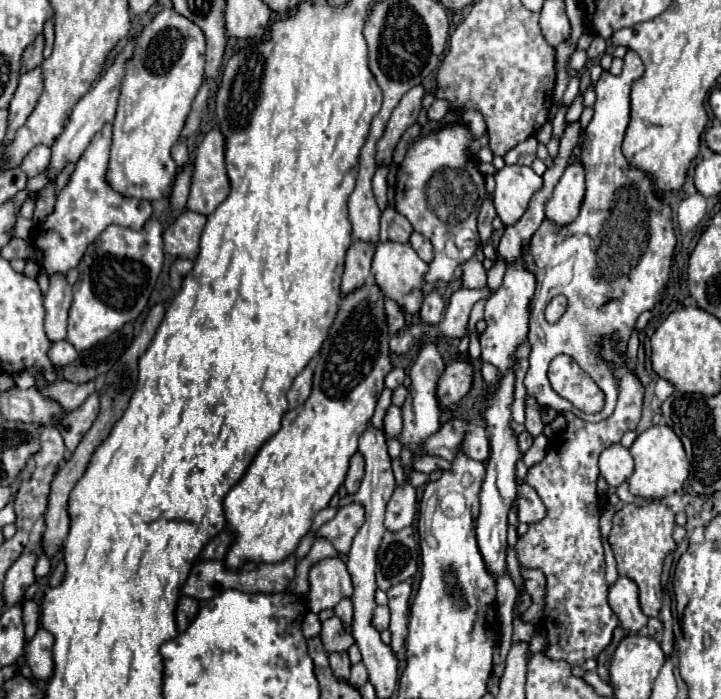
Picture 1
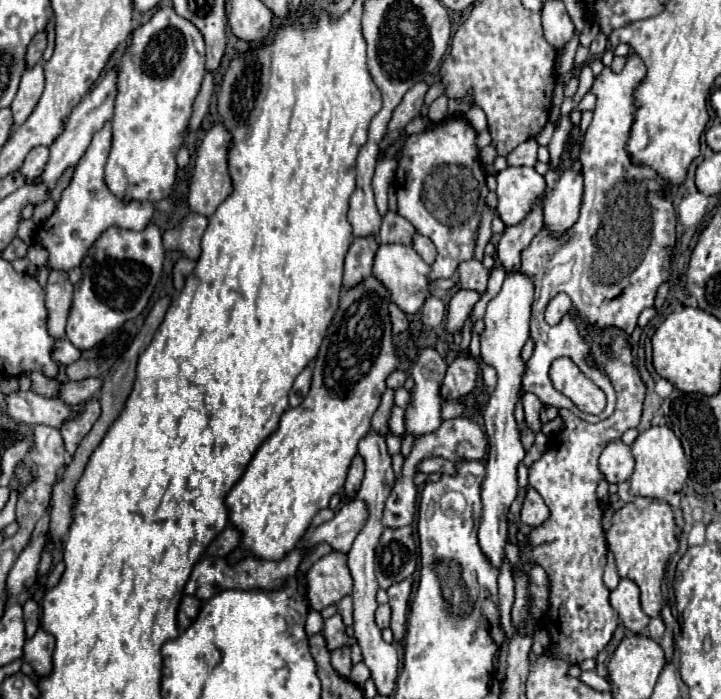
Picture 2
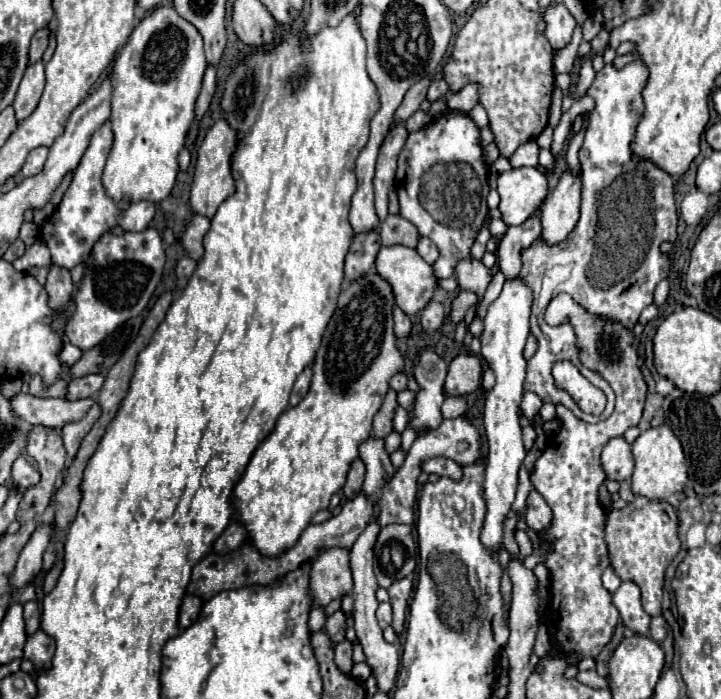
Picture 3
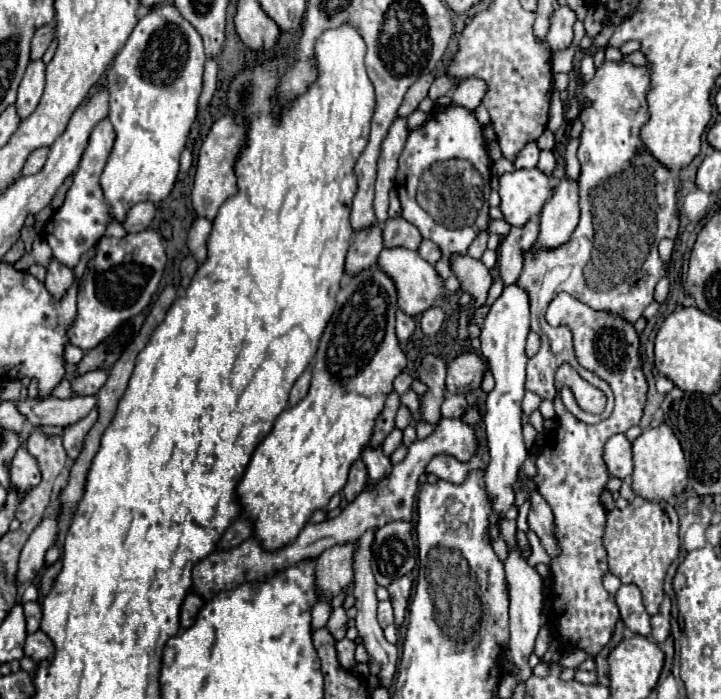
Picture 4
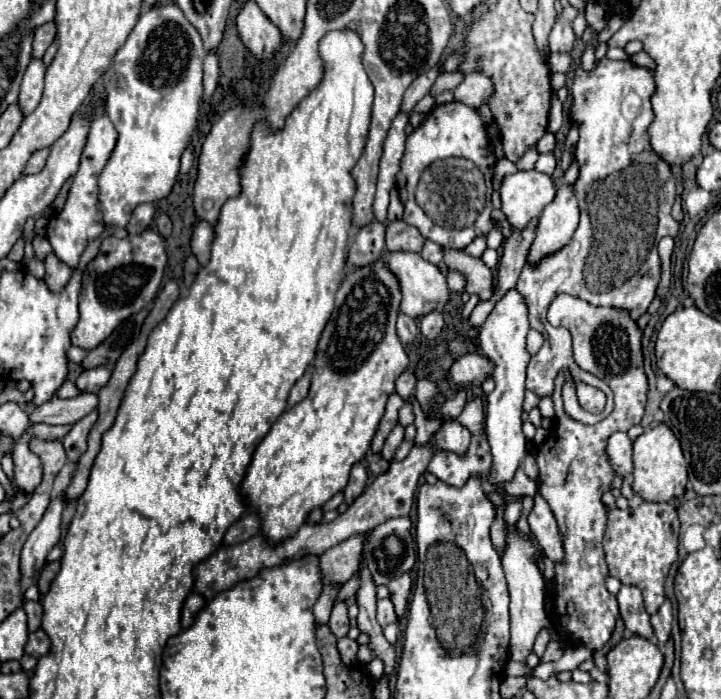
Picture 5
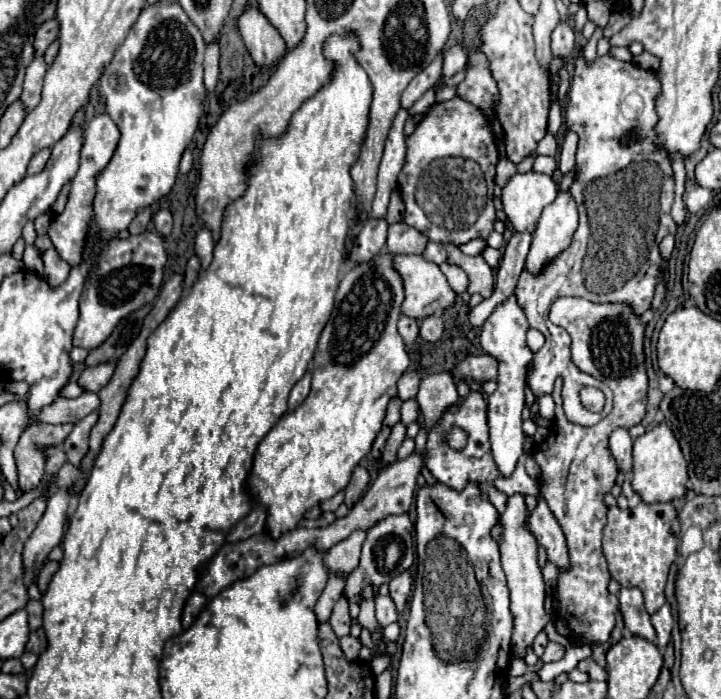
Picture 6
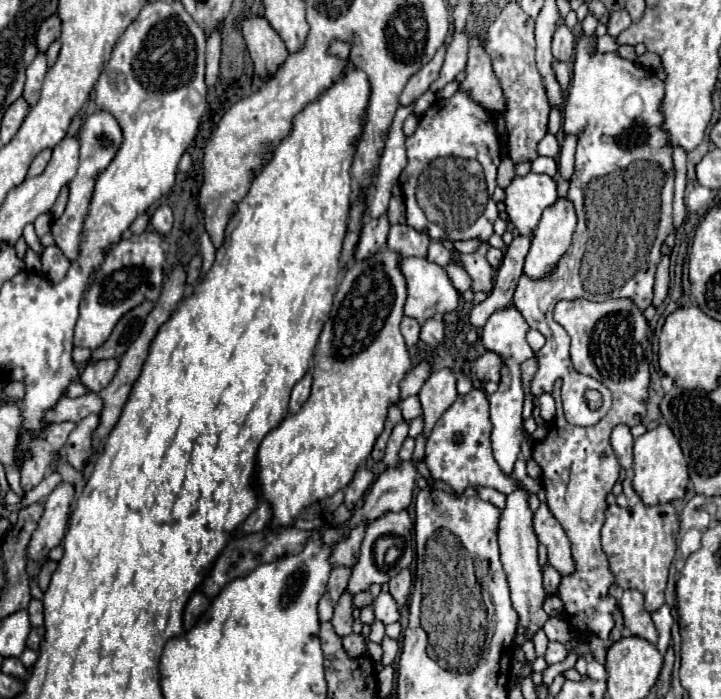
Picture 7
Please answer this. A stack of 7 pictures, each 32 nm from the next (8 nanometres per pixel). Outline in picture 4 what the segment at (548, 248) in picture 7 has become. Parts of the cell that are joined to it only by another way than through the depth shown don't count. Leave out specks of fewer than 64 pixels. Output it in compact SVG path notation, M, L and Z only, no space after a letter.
M562 178L554 188L552 198L542 206L540 212L540 236L536 248L556 248L568 242L580 216L578 206L578 182Z

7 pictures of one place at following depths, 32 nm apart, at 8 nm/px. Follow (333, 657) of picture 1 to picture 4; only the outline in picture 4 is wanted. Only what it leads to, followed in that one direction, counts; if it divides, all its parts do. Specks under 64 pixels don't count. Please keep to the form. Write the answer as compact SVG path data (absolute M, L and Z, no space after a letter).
M344 638L344 640L340 640L340 642L336 644L338 662L340 662L340 666L342 666L344 670L352 670L354 664L356 664L356 660L354 660L354 648L356 648L356 644L354 644L352 640L348 640L348 638Z

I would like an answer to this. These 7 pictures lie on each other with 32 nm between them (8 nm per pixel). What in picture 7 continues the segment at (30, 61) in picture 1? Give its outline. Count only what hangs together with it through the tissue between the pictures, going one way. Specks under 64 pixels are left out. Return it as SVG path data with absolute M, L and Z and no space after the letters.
M56 14L50 16L40 26L38 36L36 36L36 48L38 48L38 52L46 52L46 48L60 36L60 28L62 28L62 24L60 24L60 18Z

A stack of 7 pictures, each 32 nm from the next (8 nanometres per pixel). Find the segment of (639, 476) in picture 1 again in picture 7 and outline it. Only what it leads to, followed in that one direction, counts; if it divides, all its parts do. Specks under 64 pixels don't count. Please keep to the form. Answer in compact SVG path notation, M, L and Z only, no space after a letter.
M666 424L648 430L640 438L634 440L634 480L632 486L644 504L666 504L672 500L680 500L686 494L688 484L688 464L680 450L678 440Z

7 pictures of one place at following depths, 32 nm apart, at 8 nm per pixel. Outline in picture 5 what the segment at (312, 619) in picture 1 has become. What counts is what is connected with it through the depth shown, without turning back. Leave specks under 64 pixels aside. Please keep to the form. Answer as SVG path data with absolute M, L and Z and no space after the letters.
M328 586L328 588L324 588L322 596L314 604L314 622L316 622L316 626L328 624L328 618L330 618L330 612L332 612L332 606L334 606L334 600L336 600L336 594L338 594L338 590L332 588L332 586Z

